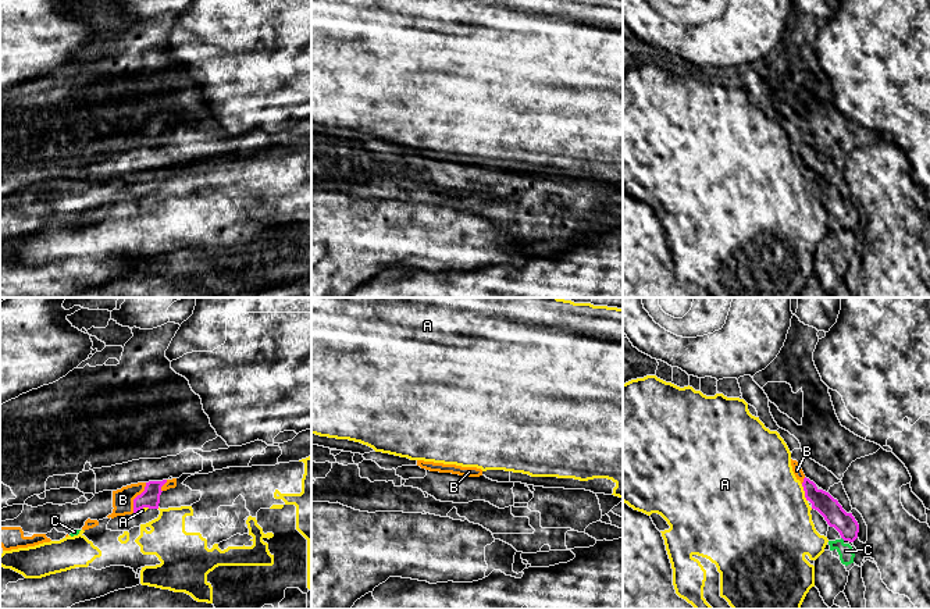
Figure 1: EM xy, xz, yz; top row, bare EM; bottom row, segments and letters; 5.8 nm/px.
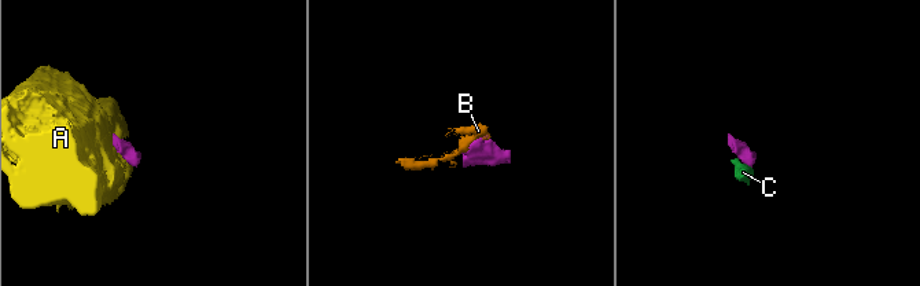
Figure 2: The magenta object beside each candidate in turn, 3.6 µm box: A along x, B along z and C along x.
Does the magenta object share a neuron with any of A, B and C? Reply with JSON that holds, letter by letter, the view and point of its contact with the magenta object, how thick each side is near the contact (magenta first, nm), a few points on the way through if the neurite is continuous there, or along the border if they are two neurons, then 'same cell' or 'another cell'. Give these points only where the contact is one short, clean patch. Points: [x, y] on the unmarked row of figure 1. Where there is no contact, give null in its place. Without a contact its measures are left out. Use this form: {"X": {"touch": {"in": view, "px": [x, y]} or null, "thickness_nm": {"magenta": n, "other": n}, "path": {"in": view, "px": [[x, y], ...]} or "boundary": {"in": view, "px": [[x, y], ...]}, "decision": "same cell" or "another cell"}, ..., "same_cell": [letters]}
{"A": {"touch": {"in": "yz", "px": [805, 181]}, "thickness_nm": {"magenta": 120, "other": 480}, "boundary": {"in": "yz", "px": [[801, 173], [806, 189]]}, "decision": "another cell"}, "B": {"touch": {"in": "xy", "px": [135, 187]}, "thickness_nm": {"magenta": 110, "other": 130}, "decision": "same cell"}, "C": {"touch": {"in": "yz", "px": [843, 227]}, "thickness_nm": {"magenta": 120, "other": 90}, "boundary": {"in": "yz", "px": [[841, 225], [844, 228]]}, "decision": "another cell"}, "same_cell": ["B"]}

